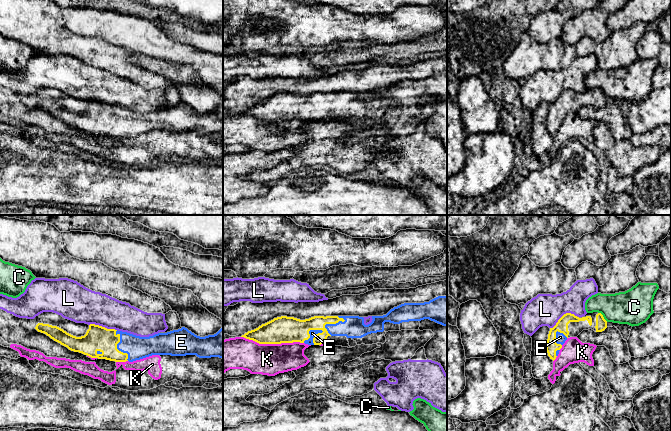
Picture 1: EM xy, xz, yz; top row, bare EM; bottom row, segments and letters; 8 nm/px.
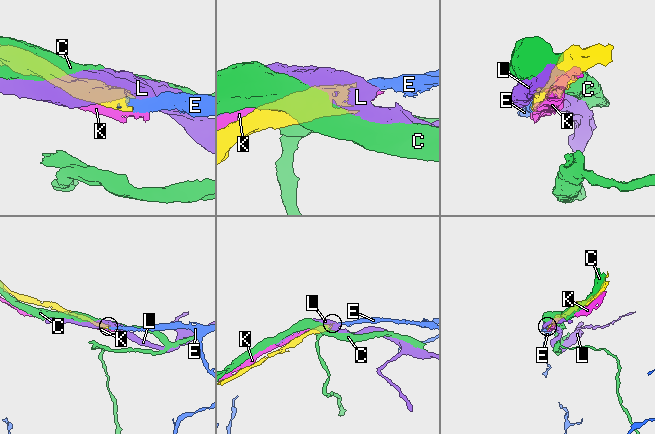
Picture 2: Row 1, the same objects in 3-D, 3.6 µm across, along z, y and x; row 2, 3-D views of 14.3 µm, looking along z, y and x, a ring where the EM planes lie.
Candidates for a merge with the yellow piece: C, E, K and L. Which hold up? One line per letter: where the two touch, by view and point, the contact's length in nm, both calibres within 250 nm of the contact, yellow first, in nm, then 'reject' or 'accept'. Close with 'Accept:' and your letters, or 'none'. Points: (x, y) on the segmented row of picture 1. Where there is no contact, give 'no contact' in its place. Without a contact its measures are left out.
C: meets yellow in yz at (602, 316); contact 110 nm long; 100 nm thick on the yellow side, 280 nm on the other; reject
E: meets yellow in xz at (310, 329); contact 190 nm long; 220 nm thick on the yellow side, 50 nm on the other; accept
K: meets yellow in xz at (272, 343); contact 500 nm long; 220 nm thick on the yellow side, 260 nm on the other; reject
L: meets yellow in yz at (562, 316); contact 240 nm long; 100 nm thick on the yellow side, 260 nm on the other; reject
Accept: E

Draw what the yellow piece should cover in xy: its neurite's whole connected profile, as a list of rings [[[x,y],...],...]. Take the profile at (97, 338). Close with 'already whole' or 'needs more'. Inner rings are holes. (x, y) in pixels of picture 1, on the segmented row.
[[[38,323],[35,327],[54,341],[91,358],[106,359],[115,362],[133,362],[152,355],[186,356],[196,355],[199,358],[219,357],[223,359],[223,327],[214,335],[200,337],[182,327],[167,333],[158,333],[149,337],[140,337],[127,332],[90,324],[86,334],[81,337],[73,336],[63,329],[49,324]]]; needs more

